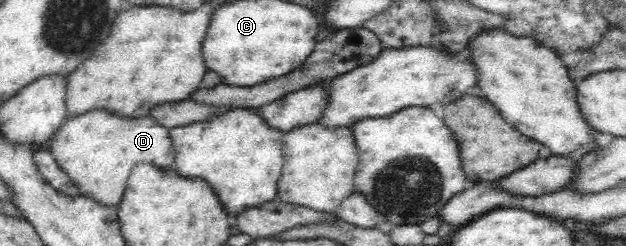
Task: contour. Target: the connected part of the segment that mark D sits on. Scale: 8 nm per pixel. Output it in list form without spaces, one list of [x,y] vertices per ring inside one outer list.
[[[107,109],[68,115],[54,132],[49,150],[78,186],[80,196],[111,207],[116,207],[122,199],[130,167],[134,164],[156,163],[156,167],[169,169],[175,163],[175,151],[167,127],[150,116],[122,117]]]

